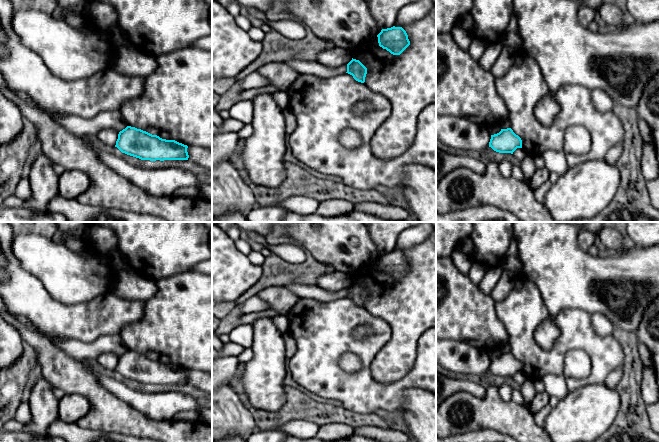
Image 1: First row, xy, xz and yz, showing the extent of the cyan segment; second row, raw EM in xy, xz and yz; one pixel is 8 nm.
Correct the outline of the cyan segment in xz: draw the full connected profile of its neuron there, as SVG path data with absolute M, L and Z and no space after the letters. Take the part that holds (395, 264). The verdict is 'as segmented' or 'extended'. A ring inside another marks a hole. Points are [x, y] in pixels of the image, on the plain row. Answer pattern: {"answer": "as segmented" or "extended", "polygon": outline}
{"answer": "as segmented", "polygon": "M402 251L382 253L377 261L379 270L393 279L400 279L410 269L408 259Z"}

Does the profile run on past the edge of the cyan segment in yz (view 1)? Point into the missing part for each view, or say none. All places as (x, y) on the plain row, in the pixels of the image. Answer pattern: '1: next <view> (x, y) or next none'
1: next none

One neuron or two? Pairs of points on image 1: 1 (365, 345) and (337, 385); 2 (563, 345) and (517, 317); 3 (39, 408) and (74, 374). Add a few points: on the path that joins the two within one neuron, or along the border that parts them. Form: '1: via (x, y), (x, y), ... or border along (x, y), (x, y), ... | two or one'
1: via (365, 358), (365, 369), (350, 384) | one
2: via (548, 353), (539, 353), (521, 335), (521, 332) | one
3: border along (41, 375), (53, 387) | two

